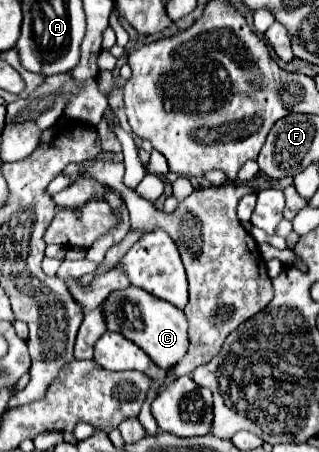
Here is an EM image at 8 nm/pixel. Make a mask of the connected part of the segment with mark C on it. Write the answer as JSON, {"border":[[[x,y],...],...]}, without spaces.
{"border":[[[126,288],[124,292],[114,292],[102,304],[108,330],[120,332],[128,340],[136,342],[160,368],[174,368],[188,350],[188,322],[182,310],[168,304],[166,300],[156,300],[140,288]]]}

